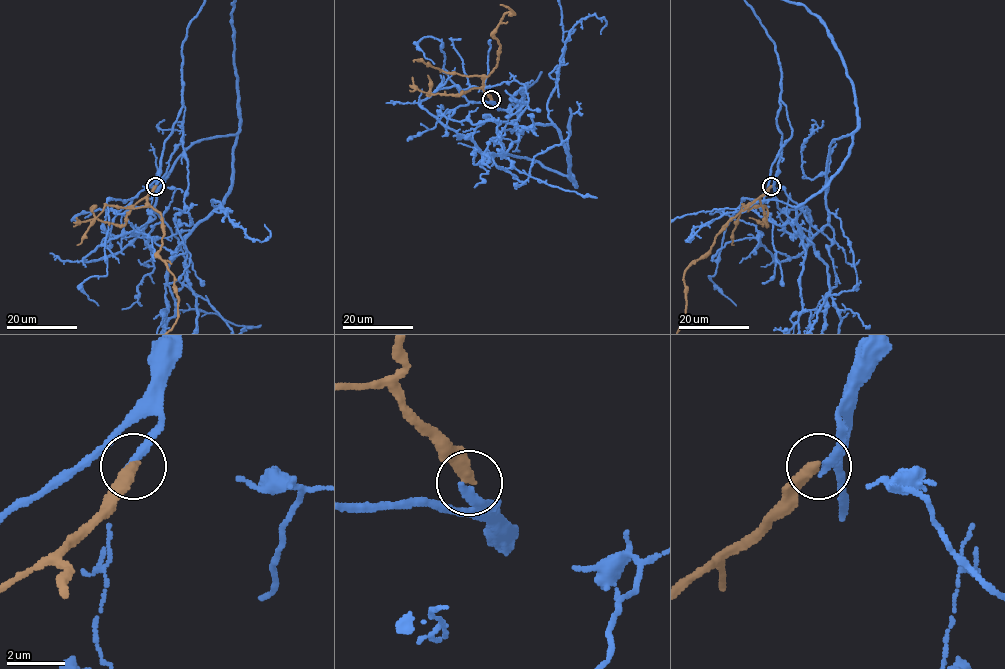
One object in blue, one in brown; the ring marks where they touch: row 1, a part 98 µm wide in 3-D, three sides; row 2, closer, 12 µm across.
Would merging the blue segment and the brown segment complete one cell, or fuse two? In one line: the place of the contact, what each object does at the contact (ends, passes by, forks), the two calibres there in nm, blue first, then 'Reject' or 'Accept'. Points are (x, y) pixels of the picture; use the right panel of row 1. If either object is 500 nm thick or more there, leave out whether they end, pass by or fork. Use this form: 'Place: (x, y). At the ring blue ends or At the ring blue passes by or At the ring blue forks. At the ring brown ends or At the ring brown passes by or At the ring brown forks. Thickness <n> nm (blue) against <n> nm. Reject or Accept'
Place: (771, 186). At the ring blue ends. At the ring brown ends. Thickness 300 nm (blue) against 400 nm. Reject

